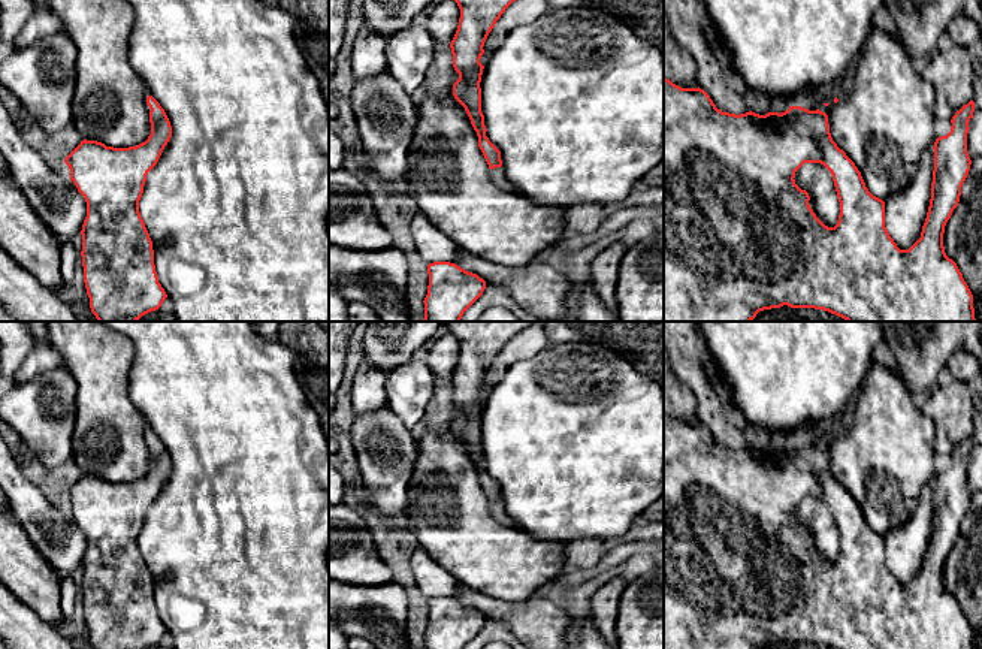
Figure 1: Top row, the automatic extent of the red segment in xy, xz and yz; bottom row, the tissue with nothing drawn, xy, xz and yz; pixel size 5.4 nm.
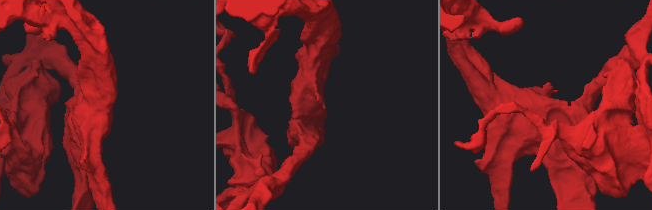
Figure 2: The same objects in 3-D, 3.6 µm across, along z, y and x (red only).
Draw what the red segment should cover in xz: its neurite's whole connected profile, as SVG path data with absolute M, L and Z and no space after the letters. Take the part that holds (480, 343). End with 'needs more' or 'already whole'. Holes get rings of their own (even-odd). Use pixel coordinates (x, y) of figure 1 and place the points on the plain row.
M445 322L460 344L459 360L450 378L453 402L459 414L453 419L454 434L465 443L478 471L478 482L489 499L492 516L502 525L519 528L507 513L501 486L486 471L481 447L480 398L484 377L505 344L523 329L540 322Z | needs more

